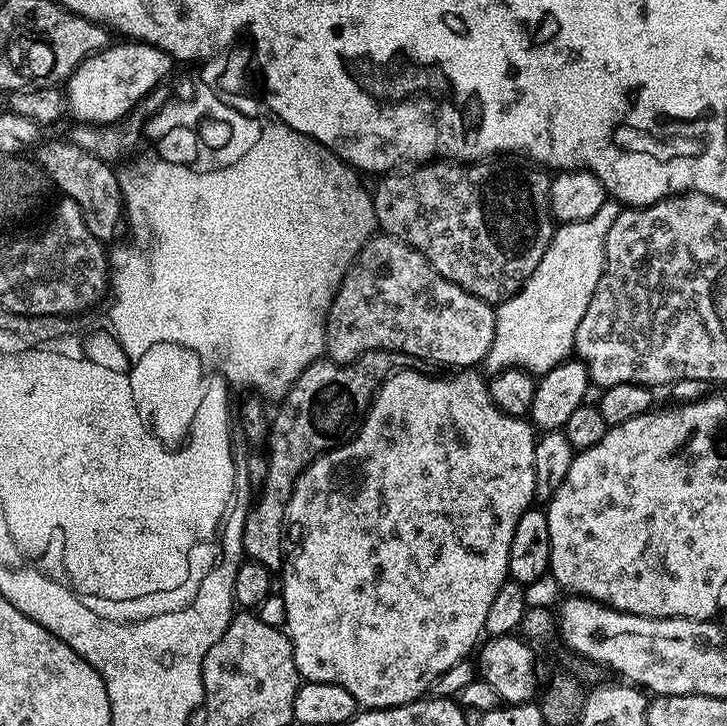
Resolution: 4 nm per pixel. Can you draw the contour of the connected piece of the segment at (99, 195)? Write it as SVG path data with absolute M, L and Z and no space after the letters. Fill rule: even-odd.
M71 140L48 142L44 146L41 145L41 150L42 156L39 156L38 160L42 169L55 177L55 184L64 193L71 192L91 224L92 231L96 232L97 240L109 242L108 240L117 234L119 228L121 231L124 220L123 196L119 175L115 169L107 161L90 154Z

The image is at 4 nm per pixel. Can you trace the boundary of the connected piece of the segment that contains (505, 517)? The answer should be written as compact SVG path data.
M397 370L380 385L360 431L347 444L315 460L297 478L288 503L286 540L296 549L293 552L291 549L282 568L282 595L286 602L286 635L292 642L296 671L305 681L330 682L350 690L357 705L364 710L397 708L421 699L443 672L465 659L468 651L481 643L486 613L498 590L502 590L509 579L508 559L518 518L534 504L534 450L538 436L533 425L527 419L511 416L494 406L485 377L479 371L460 370L449 380L408 371L412 370Z

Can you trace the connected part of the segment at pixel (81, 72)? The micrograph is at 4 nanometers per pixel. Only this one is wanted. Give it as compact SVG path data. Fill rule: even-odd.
M120 42L100 49L74 69L66 81L66 108L69 113L77 116L77 121L97 126L112 126L123 121L128 113L169 75L168 71L174 67L171 56L158 50L152 44L139 42Z

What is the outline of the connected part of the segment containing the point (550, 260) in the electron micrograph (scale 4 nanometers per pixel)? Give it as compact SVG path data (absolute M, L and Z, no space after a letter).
M608 198L605 199L602 210L598 210L590 218L573 224L560 224L553 231L552 241L546 246L546 254L542 254L542 262L538 262L538 270L530 274L530 278L516 295L495 305L494 340L488 355L482 361L485 373L495 374L507 368L523 368L526 372L543 374L569 359L576 343L578 322L582 322L582 314L586 314L586 306L590 306L590 298L604 273L606 234L610 234L610 226L614 226L621 211L621 205Z

